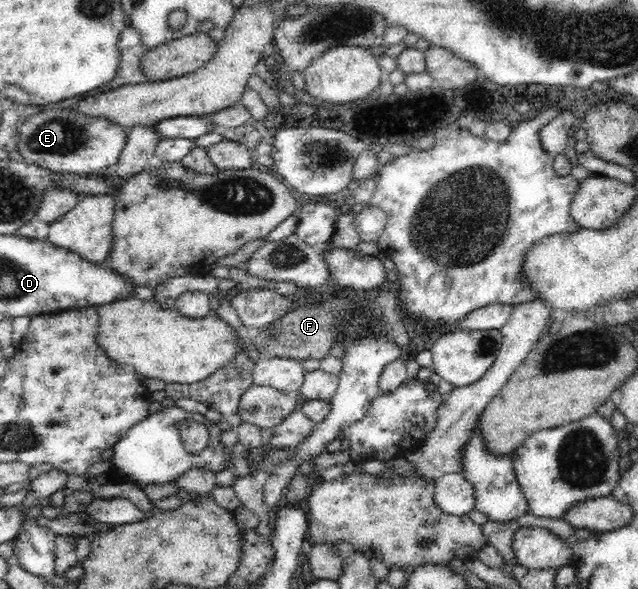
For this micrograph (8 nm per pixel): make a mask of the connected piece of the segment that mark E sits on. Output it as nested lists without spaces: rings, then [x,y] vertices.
[[[64,107],[29,117],[17,127],[17,132],[16,149],[23,162],[65,175],[87,175],[96,171],[102,173],[106,167],[118,162],[128,129],[107,119],[77,114]]]

